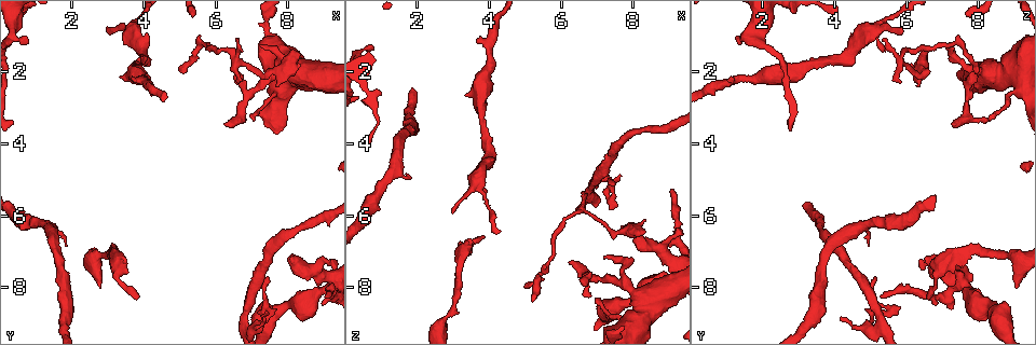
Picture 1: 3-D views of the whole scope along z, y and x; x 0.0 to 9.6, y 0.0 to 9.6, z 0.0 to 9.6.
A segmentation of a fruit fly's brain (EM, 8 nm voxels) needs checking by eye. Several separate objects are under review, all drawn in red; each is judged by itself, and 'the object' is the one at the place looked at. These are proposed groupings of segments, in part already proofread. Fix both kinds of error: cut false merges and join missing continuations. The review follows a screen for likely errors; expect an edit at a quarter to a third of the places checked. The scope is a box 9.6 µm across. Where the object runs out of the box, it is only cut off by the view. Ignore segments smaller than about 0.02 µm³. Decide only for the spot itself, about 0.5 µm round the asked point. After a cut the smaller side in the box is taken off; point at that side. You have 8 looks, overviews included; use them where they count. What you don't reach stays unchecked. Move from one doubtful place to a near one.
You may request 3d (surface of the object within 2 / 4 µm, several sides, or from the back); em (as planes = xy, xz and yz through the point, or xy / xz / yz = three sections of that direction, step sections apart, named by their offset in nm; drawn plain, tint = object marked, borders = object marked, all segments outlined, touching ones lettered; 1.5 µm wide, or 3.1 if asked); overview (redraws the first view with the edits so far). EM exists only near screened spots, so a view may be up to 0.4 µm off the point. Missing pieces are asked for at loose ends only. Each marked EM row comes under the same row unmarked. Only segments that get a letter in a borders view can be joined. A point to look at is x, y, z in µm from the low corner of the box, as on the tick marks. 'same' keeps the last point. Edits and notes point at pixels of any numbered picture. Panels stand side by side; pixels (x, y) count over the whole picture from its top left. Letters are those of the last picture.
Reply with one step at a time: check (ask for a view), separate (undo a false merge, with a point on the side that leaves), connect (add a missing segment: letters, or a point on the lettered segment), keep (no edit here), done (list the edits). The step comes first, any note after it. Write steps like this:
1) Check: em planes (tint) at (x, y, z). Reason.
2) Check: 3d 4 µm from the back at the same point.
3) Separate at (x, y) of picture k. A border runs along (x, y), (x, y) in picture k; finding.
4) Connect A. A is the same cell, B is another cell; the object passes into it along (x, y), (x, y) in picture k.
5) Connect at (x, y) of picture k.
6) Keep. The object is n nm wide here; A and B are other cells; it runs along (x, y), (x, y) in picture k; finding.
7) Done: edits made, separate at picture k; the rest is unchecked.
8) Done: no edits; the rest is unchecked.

Check: 3d 2 µm at (4.95, 2.00, 8.05). Free end.

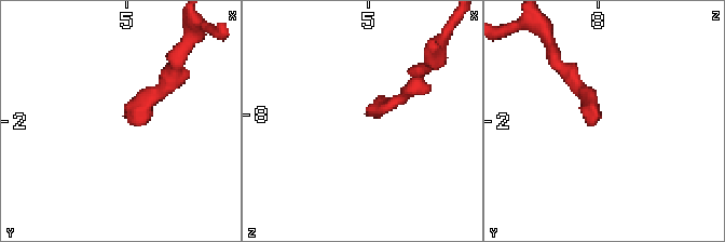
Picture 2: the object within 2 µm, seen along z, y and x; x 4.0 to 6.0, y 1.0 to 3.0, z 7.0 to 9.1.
Check: em xz step 8 (borders) at (4.96, 1.94, 8.00).

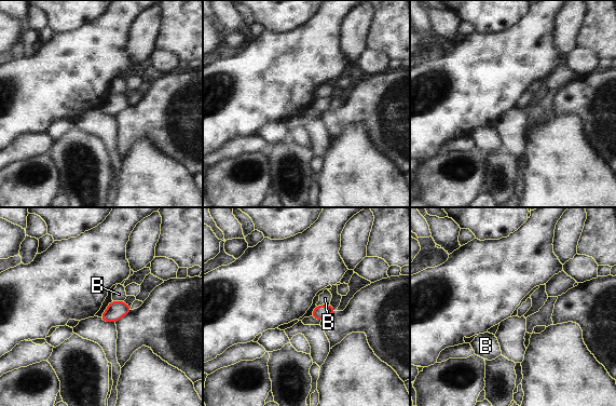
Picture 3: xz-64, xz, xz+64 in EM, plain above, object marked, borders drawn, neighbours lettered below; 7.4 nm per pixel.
Check: em planes (borders) at the same point. Cut it another way.

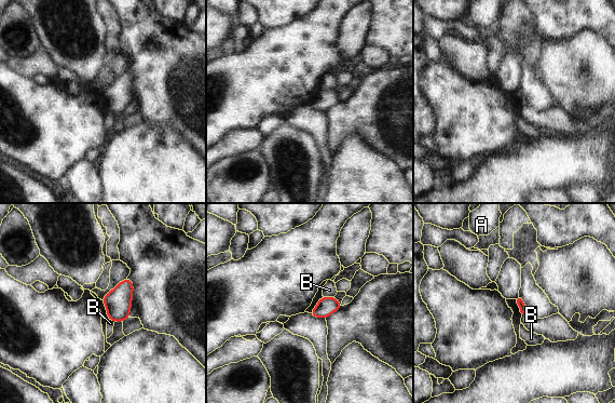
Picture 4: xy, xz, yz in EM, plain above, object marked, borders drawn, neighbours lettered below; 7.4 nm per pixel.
Keep. A and B are other cells; no lettered segment goes on from it.

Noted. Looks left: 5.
Check: 3d 4 µm at (2.90, 0.75, 5.95).

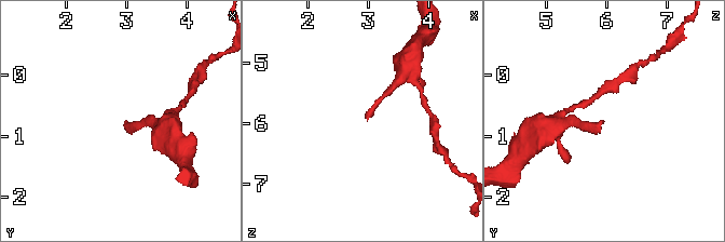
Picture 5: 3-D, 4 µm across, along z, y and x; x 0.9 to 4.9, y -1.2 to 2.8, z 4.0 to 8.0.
Check: em planes (borders) at (2.95, 0.75, 5.95).

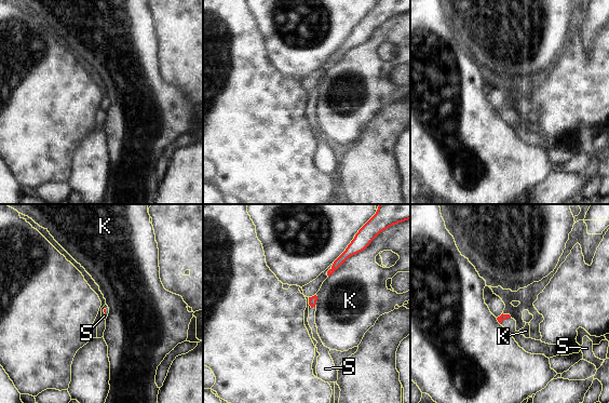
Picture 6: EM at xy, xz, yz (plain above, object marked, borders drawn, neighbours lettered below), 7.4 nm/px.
Connect S. S is the same cell, K is another cell; the object passes into it along (312, 300), (313, 306), (311, 319) in picture 6; the cell continues.

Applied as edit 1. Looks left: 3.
Check: 3d 2 µm from the back at (2.85, 7.05, 8.75). Calibre changes.

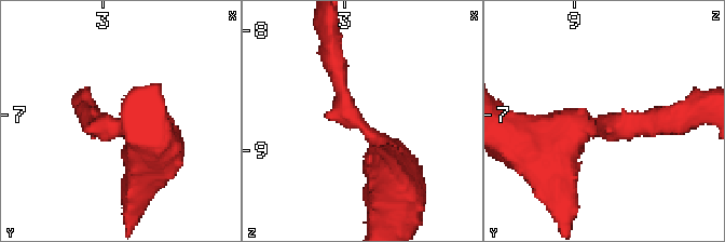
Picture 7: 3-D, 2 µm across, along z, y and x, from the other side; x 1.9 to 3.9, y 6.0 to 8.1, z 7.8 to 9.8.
Check: em xy step 4 (tint) at (2.92, 7.08, 8.78). The arms are 190, 480 nm wide.

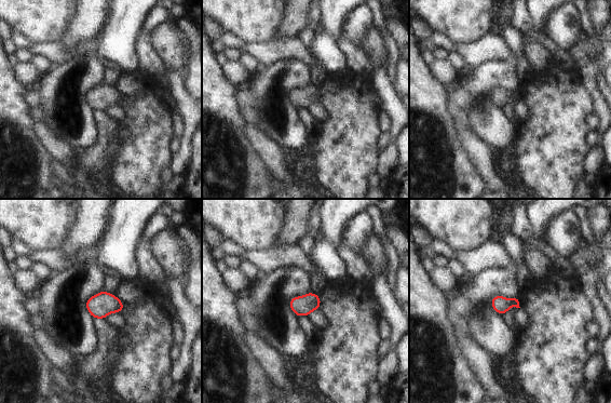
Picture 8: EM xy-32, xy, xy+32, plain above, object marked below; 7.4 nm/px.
Check: em planes (borders) at the same point. Another direction.

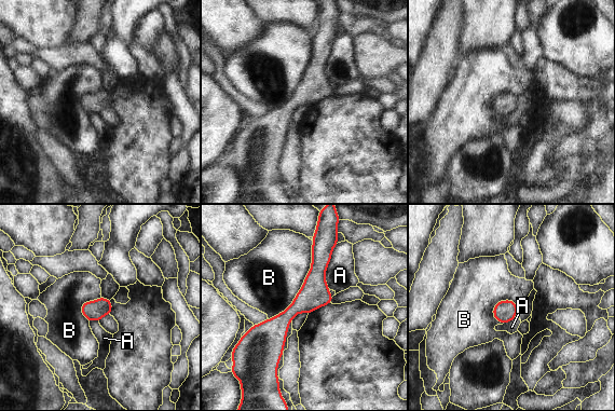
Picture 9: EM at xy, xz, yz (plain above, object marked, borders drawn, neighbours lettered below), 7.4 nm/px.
Keep. The object is 140 nm wide here; A and B are other cells; it runs along (316, 244), (315, 288), (273, 331), (273, 364) in picture 9; one cell here.

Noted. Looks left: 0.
Done: edits made, connect at picture 6; the rest is unchecked.

